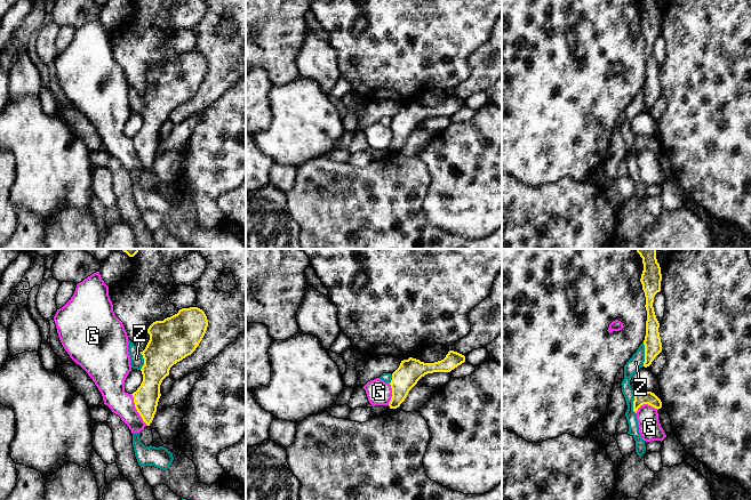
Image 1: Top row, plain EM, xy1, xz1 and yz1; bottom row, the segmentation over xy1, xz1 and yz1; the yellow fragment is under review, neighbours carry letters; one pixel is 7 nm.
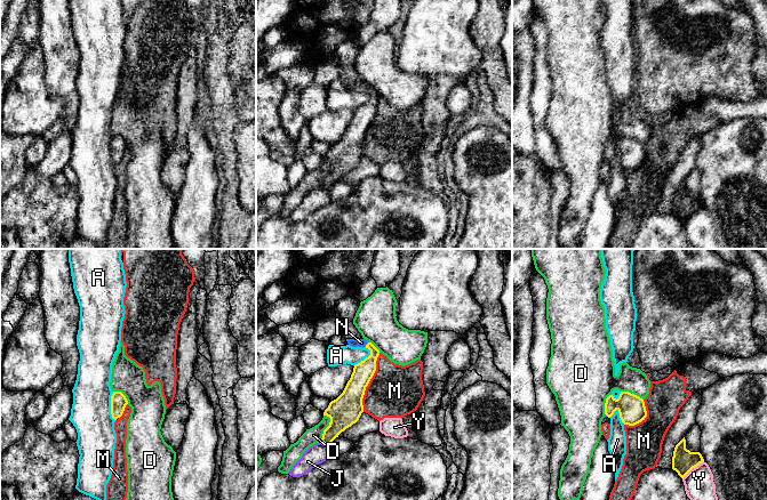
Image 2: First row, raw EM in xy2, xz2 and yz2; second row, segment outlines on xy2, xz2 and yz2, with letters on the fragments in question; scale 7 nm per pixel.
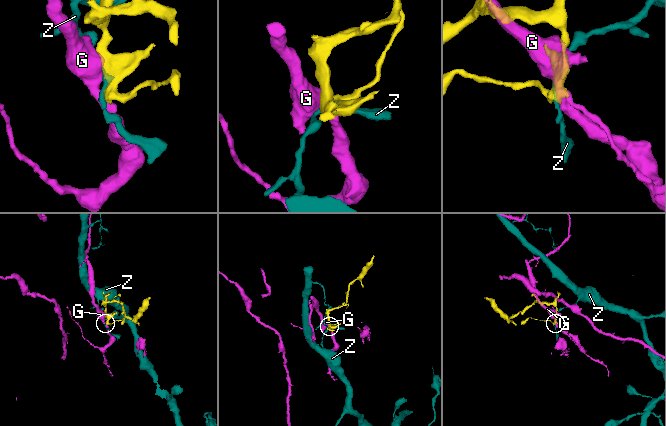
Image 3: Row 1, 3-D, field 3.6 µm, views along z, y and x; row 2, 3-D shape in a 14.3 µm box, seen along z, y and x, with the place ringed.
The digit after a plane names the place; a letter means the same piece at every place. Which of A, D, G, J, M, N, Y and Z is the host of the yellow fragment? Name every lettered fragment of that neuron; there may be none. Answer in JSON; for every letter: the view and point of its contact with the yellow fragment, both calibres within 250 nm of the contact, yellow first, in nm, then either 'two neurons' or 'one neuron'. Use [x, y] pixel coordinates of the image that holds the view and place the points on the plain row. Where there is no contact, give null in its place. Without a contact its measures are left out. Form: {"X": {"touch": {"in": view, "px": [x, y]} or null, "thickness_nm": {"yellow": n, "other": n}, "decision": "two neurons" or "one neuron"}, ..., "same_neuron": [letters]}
{"A": {"touch": {"in": "xy2", "px": [111, 151]}, "thickness_nm": {"yellow": 110, "other": 280}, "decision": "two neurons"}, "D": {"touch": {"in": "xz2", "px": [326, 172]}, "thickness_nm": {"yellow": 220, "other": 120}, "decision": "two neurons"}, "G": {"touch": {"in": "xy1", "px": [136, 153]}, "thickness_nm": {"yellow": 170, "other": 190}, "decision": "two neurons"}, "J": {"touch": {"in": "xz2", "px": [325, 187]}, "thickness_nm": {"yellow": 200, "other": 140}, "decision": "two neurons"}, "M": {"touch": {"in": "xz2", "px": [368, 127]}, "thickness_nm": {"yellow": 220, "other": 360}, "decision": "two neurons"}, "N": {"touch": {"in": "xz2", "px": [367, 88]}, "thickness_nm": {"yellow": 140, "other": 60}, "decision": "one neuron"}, "Y": {"touch": {"in": "yz2", "px": [693, 211]}, "thickness_nm": {"yellow": 160, "other": 220}, "decision": "two neurons"}, "Z": {"touch": {"in": "yz1", "px": [645, 98]}, "thickness_nm": {"yellow": 130, "other": 100}, "decision": "two neurons"}, "same_neuron": ["N"]}

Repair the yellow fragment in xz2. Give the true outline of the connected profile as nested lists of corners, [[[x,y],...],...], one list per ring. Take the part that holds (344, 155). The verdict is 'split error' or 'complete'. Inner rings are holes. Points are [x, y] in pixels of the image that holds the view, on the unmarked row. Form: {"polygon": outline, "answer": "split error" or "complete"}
{"polygon": [[[346,83],[352,91],[366,91],[370,99],[355,108],[343,137],[325,154],[323,160],[330,162],[329,170],[323,175],[321,186],[329,189],[346,172],[355,168],[363,156],[362,143],[366,131],[376,115],[379,95],[366,83]]], "answer": "split error"}

